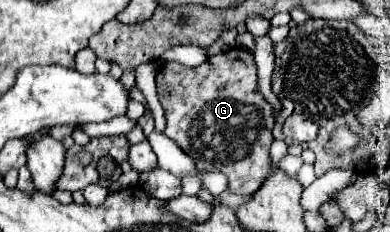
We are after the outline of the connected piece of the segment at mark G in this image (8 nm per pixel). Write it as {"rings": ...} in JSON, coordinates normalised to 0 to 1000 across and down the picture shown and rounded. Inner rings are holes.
{"rings":[[[595,203],[579,228],[559,228],[538,246],[528,272],[508,289],[477,289],[451,263],[431,263],[410,289],[400,323],[400,358],[410,392],[431,392],[426,427],[415,418],[415,461],[426,478],[426,565],[421,582],[451,608],[472,659],[482,659],[513,737],[569,737],[590,772],[590,823],[610,841],[646,841],[672,772],[692,737],[692,625],[697,625],[697,547],[703,547],[703,478],[697,453],[662,392],[656,272],[646,228],[621,203]]]}

